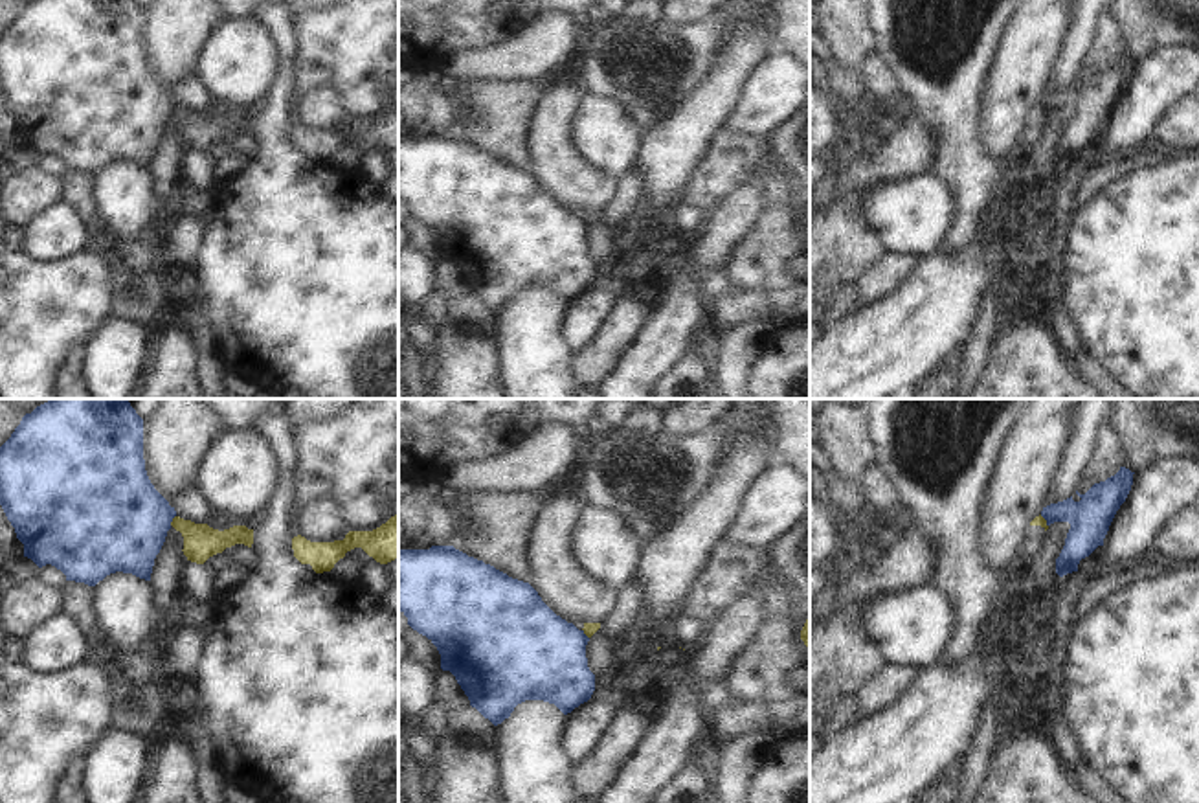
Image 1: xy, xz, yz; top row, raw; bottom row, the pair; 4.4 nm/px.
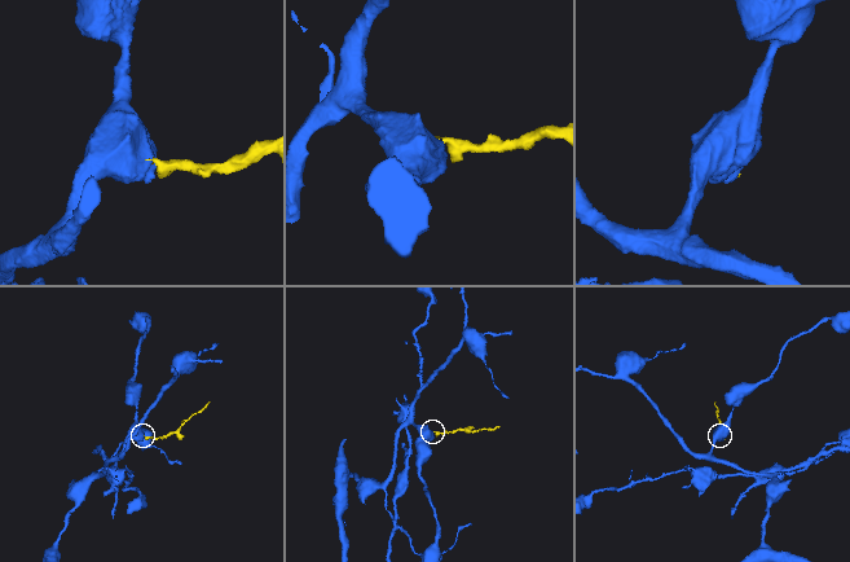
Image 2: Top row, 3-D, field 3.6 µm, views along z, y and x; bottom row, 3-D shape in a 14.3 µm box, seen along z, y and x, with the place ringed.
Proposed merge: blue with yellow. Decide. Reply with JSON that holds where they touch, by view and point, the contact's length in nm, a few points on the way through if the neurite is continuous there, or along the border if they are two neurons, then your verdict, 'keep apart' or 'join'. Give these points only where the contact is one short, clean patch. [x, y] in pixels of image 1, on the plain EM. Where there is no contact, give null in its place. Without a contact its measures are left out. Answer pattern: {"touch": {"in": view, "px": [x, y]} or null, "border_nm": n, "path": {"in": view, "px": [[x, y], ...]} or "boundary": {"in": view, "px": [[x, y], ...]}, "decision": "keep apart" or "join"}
{"touch": {"in": "xy", "px": [171, 109]}, "border_nm": 50, "boundary": {"in": "xy", "px": [[175, 103], [169, 113]]}, "decision": "keep apart"}

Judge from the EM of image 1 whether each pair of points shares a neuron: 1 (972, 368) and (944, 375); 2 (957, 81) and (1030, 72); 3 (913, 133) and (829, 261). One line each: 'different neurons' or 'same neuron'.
1: different neurons
2: different neurons
3: same neuron

